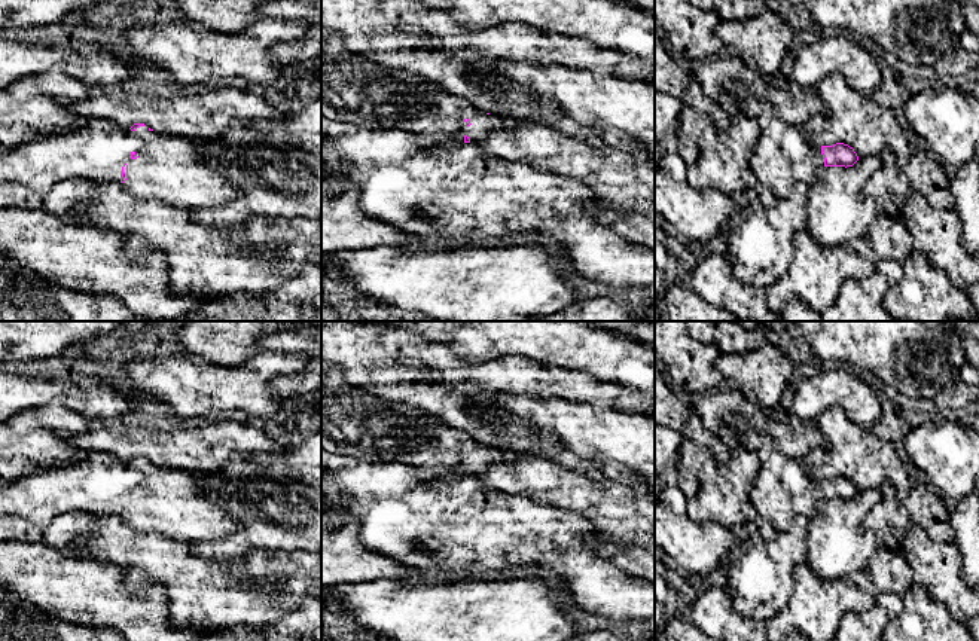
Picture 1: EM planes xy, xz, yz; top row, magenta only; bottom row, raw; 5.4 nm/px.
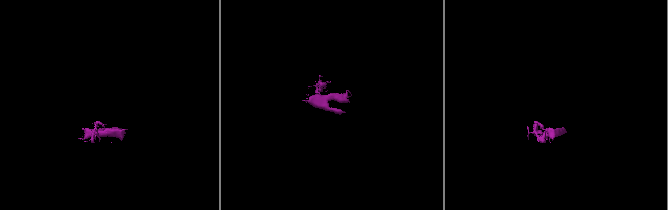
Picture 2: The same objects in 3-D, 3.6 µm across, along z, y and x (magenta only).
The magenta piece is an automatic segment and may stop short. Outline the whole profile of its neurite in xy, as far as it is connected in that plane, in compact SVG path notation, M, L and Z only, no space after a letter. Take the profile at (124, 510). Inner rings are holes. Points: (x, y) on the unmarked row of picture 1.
M89 451L80 461L67 467L37 468L33 474L0 486L0 516L18 516L46 526L57 516L71 512L118 515L134 531L156 532L189 543L217 543L240 528L240 524L199 485L193 473L161 467L144 457L134 457L125 463L113 454Z

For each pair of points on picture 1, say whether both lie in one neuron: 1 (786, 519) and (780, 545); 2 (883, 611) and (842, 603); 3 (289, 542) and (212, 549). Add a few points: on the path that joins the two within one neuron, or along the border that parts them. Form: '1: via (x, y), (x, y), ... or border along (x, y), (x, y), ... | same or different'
1: border along (807, 518), (796, 516), (784, 531), (777, 533) | different
2: border along (878, 592), (868, 609), (848, 611), (839, 625) | different
3: via (270, 539), (244, 539), (231, 548) | same

